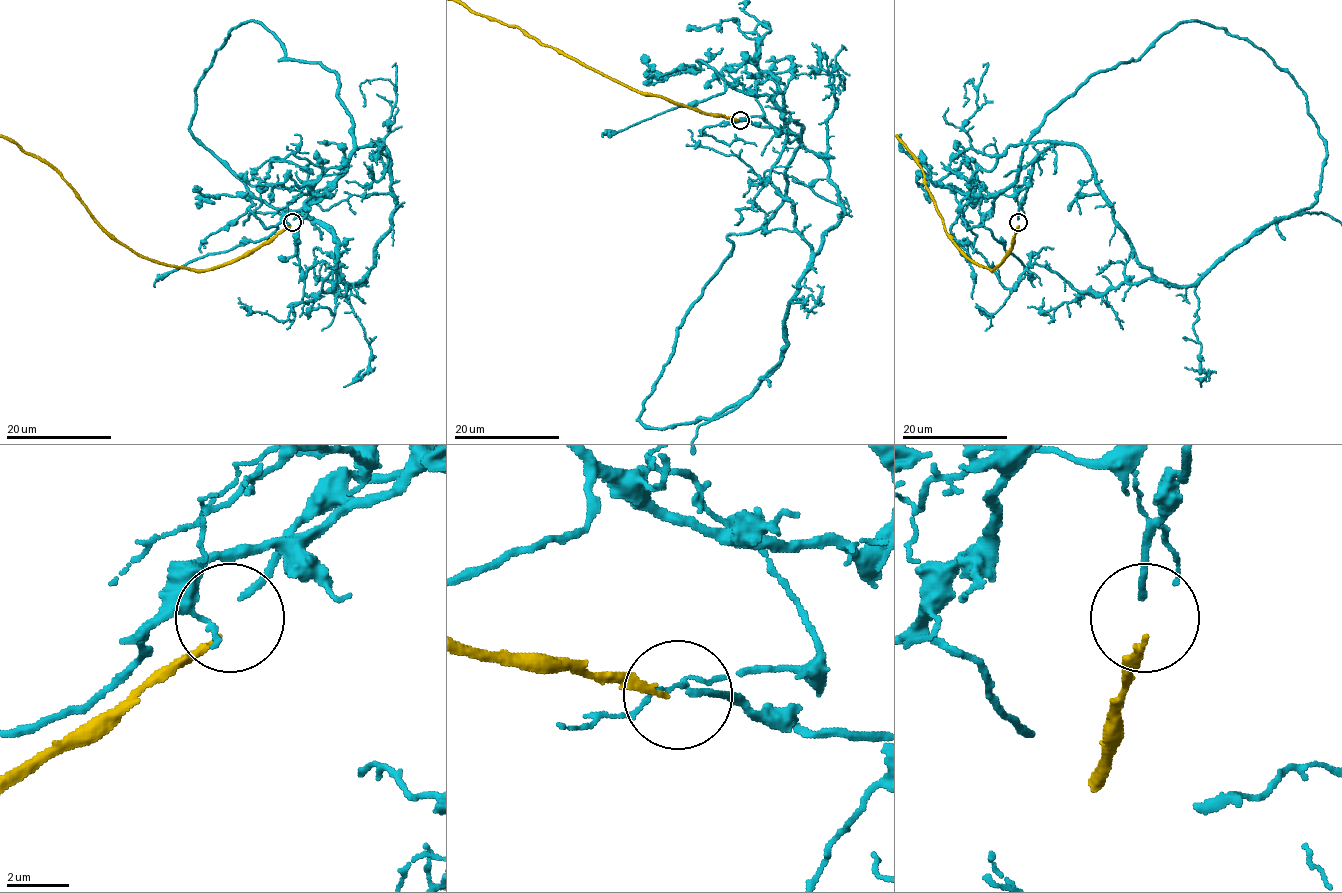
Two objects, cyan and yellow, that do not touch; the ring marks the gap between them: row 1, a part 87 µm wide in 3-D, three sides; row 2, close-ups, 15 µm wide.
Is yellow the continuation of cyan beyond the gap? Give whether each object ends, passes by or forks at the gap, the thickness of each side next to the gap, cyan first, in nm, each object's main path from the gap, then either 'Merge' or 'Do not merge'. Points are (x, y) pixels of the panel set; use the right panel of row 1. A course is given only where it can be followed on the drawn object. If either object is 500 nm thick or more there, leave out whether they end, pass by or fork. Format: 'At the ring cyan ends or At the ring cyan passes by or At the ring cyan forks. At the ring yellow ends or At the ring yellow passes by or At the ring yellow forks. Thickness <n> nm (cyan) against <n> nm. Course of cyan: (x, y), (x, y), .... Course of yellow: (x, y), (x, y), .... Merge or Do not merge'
At the ring cyan ends. At the ring yellow ends. Thickness 200 nm (cyan) against 180 nm. Course of yellow: (1018, 225), (1012, 246), (993, 270), (975, 263), (953, 242), (910, 151). Do not merge

